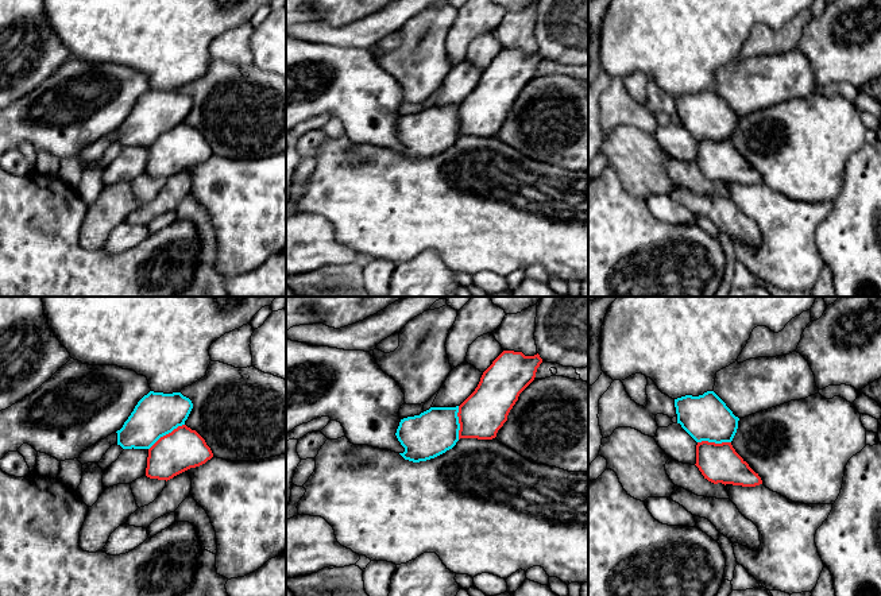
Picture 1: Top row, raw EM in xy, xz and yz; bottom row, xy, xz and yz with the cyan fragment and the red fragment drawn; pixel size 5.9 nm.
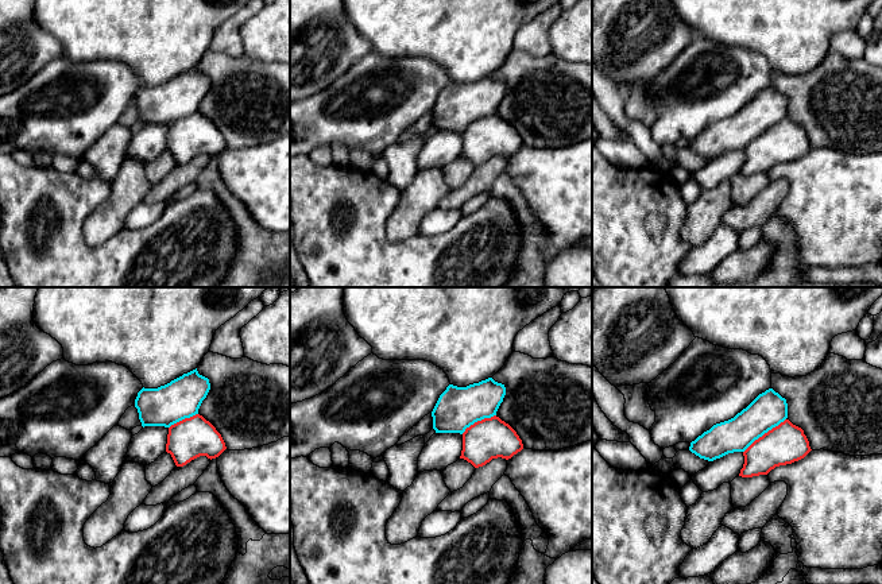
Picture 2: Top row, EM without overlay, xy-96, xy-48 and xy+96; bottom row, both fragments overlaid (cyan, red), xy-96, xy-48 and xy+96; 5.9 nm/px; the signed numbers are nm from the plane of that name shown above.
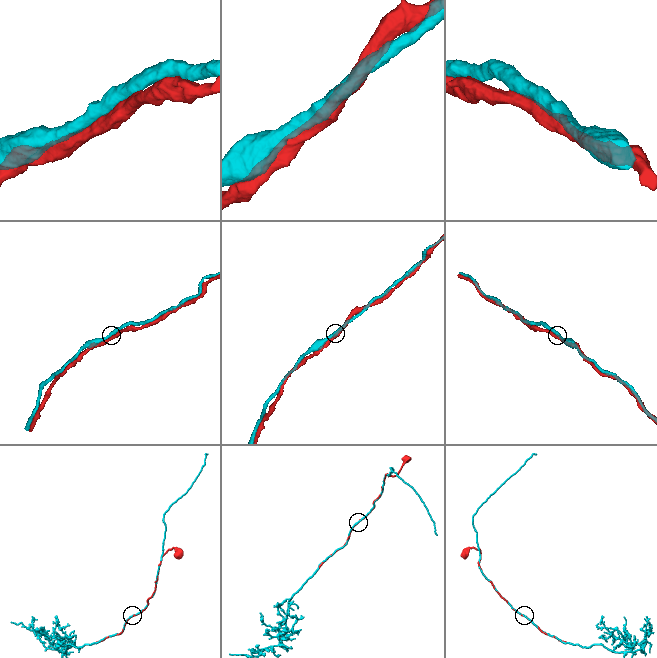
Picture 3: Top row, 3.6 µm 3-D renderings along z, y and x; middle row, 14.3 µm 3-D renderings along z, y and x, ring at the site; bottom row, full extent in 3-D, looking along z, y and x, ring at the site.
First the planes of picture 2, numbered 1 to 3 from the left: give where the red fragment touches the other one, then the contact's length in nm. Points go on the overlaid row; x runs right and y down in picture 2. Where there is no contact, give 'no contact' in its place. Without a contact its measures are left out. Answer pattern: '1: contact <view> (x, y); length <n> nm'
1: contact xy-96 (182, 418); length 200 nm
2: contact xy-48 (478, 420); length 240 nm
3: contact xy+96 (763, 433); length 320 nm

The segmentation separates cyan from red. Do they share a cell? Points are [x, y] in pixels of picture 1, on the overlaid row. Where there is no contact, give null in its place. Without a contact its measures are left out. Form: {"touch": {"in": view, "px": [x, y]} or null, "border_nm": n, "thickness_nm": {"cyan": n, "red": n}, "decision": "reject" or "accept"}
{"touch": {"in": "xy", "px": [166, 433]}, "border_nm": 260, "thickness_nm": {"cyan": 260, "red": 240}, "decision": "accept"}

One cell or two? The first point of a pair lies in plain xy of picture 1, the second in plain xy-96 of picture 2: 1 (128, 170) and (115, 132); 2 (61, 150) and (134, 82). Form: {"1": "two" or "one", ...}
{"1": "two", "2": "one"}

